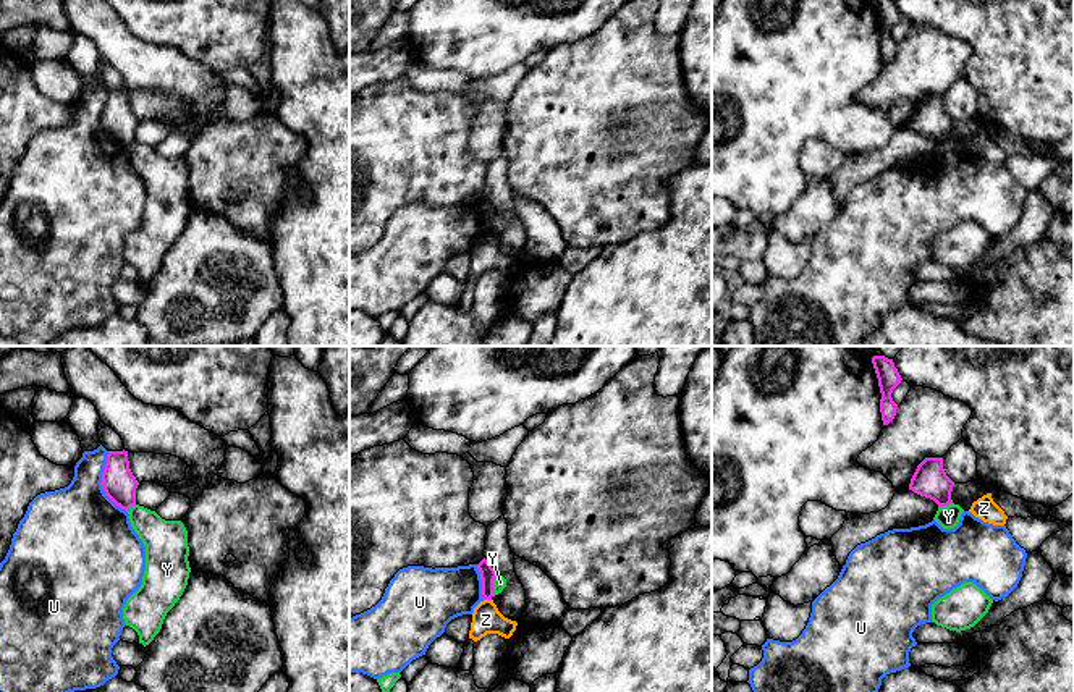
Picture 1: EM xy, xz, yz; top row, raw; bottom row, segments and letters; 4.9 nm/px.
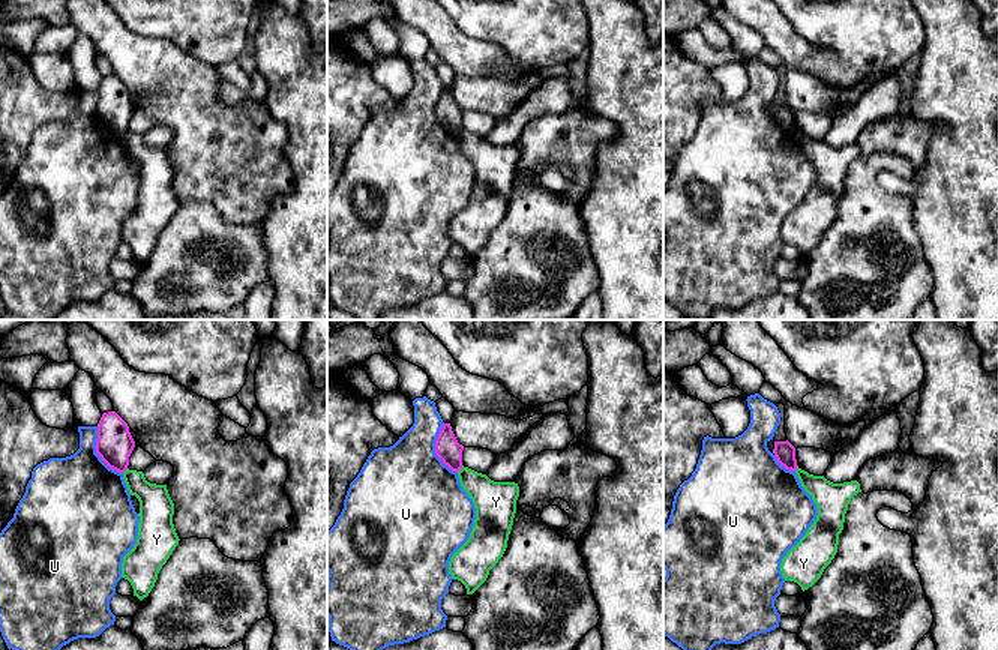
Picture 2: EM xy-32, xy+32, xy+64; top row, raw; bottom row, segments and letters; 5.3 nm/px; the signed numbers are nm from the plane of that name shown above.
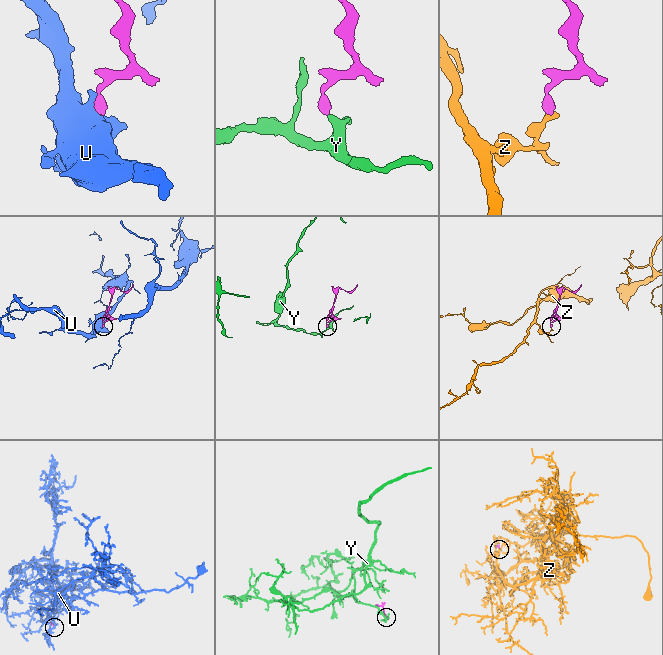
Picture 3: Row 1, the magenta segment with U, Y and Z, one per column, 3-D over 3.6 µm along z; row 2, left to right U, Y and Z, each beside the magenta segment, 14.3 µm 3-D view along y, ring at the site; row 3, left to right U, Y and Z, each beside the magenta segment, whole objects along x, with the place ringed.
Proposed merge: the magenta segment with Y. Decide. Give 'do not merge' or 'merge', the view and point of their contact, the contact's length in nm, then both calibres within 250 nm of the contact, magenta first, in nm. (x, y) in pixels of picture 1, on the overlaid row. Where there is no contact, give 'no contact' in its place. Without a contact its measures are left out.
do not merge | xz (492, 586) | 110 nm | 80/60 nm

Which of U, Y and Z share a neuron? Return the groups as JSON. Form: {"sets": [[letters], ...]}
{"sets": [["U"], ["Y"], ["Z"]]}

